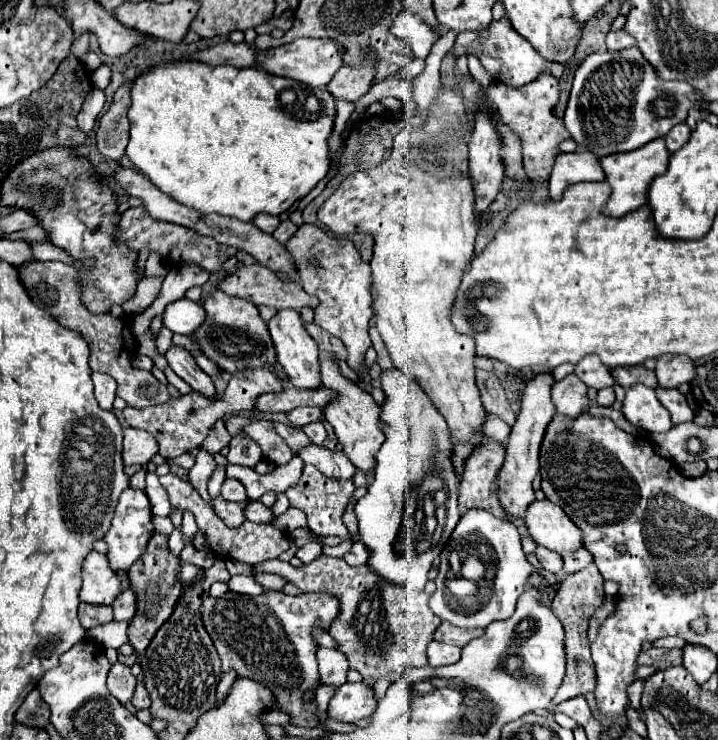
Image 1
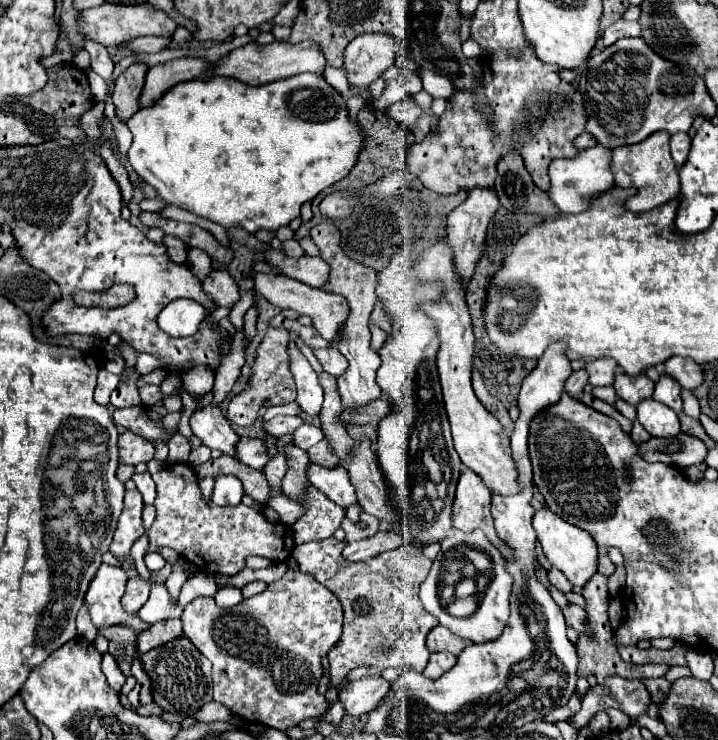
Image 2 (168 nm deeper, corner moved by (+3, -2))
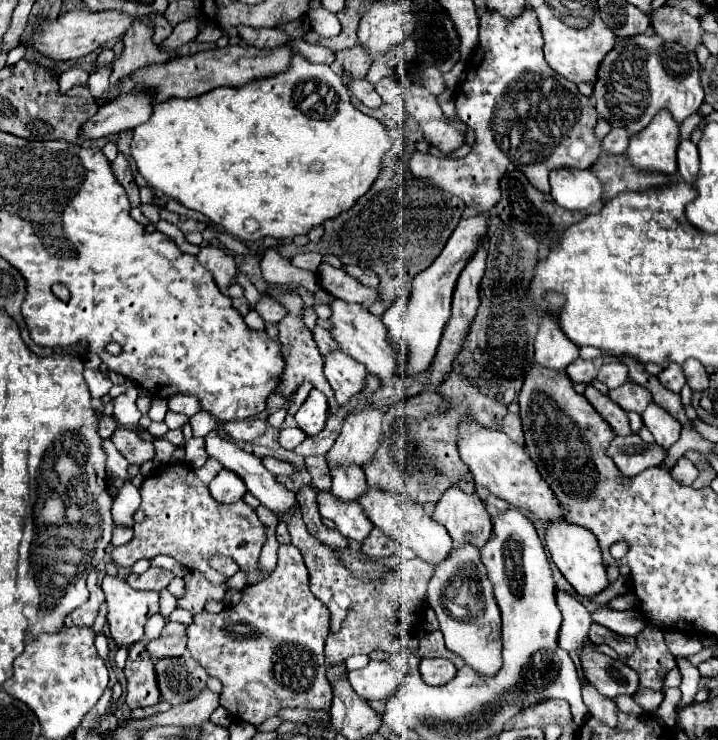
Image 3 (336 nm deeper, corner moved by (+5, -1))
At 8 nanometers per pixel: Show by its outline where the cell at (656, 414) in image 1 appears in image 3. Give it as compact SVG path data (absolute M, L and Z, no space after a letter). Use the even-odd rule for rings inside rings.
M654 402L642 412L642 420L644 420L644 426L652 432L654 440L664 448L670 448L680 436L680 430L682 430L680 422Z

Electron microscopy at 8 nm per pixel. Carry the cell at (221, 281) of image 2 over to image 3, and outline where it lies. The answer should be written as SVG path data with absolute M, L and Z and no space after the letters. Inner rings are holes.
M206 246L200 250L200 254L196 258L206 270L212 272L214 282L222 292L232 284L234 274L236 274L236 262L234 262L232 254L224 252L222 248Z

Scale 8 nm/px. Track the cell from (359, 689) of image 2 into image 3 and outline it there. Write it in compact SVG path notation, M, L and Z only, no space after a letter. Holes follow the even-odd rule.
M370 660L366 668L348 672L348 682L352 690L366 702L372 700L384 700L396 686L400 684L400 672L396 672L394 666L388 662L374 662Z

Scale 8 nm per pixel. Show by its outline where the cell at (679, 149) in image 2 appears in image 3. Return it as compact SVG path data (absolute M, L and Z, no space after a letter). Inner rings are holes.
M680 140L678 144L678 174L692 184L692 178L696 178L698 170L698 148L692 144L692 140Z

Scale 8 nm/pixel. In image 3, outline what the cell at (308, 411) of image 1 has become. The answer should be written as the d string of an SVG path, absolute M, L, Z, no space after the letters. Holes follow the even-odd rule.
M254 416L254 418L246 418L246 420L228 422L224 426L224 432L230 438L234 438L234 440L248 440L248 442L252 442L252 440L260 438L266 432L266 426L268 426L268 422L264 418Z

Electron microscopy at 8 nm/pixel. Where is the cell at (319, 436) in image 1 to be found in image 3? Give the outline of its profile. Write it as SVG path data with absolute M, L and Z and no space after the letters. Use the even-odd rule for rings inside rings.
M298 426L296 428L282 428L280 430L280 444L288 450L294 450L296 446L300 446L304 440L306 440L306 432L300 430Z

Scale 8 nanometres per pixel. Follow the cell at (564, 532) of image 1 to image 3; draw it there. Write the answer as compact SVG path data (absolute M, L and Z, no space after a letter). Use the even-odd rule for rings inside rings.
M554 520L548 522L546 526L546 548L554 560L554 564L558 566L558 570L564 574L564 578L572 584L572 588L580 594L580 596L592 596L602 592L608 582L606 582L606 568L602 562L602 554L600 554L600 546L598 540L590 534L590 530L568 524L564 520Z

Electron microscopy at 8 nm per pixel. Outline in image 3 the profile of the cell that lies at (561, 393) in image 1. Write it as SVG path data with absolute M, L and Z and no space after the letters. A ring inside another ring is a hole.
M574 360L568 368L566 368L566 374L570 376L570 380L574 384L578 382L586 382L590 384L594 378L596 378L596 370L598 366L602 366L602 360Z

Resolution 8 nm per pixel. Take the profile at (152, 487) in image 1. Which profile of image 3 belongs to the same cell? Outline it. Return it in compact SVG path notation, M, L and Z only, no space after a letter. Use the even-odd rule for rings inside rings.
M102 440L102 444L104 444L104 450L106 450L106 454L108 454L108 462L106 462L106 470L110 470L110 472L114 472L122 482L128 482L128 480L132 480L130 476L128 476L128 468L130 468L130 462L126 462L126 458L124 456L120 456L120 452L114 448L114 444L110 442L110 440Z

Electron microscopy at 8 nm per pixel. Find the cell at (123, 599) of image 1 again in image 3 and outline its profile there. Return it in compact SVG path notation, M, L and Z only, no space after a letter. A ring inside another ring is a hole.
M150 568L144 574L130 574L126 578L126 582L134 588L134 590L162 590L166 588L170 582L174 580L174 574L170 570L164 568Z

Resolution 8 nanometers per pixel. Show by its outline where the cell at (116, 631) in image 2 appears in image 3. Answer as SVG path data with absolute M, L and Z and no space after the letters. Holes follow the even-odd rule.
M144 640L128 646L128 662L124 666L124 674L128 680L126 704L130 708L142 708L160 702L154 662L146 652Z

